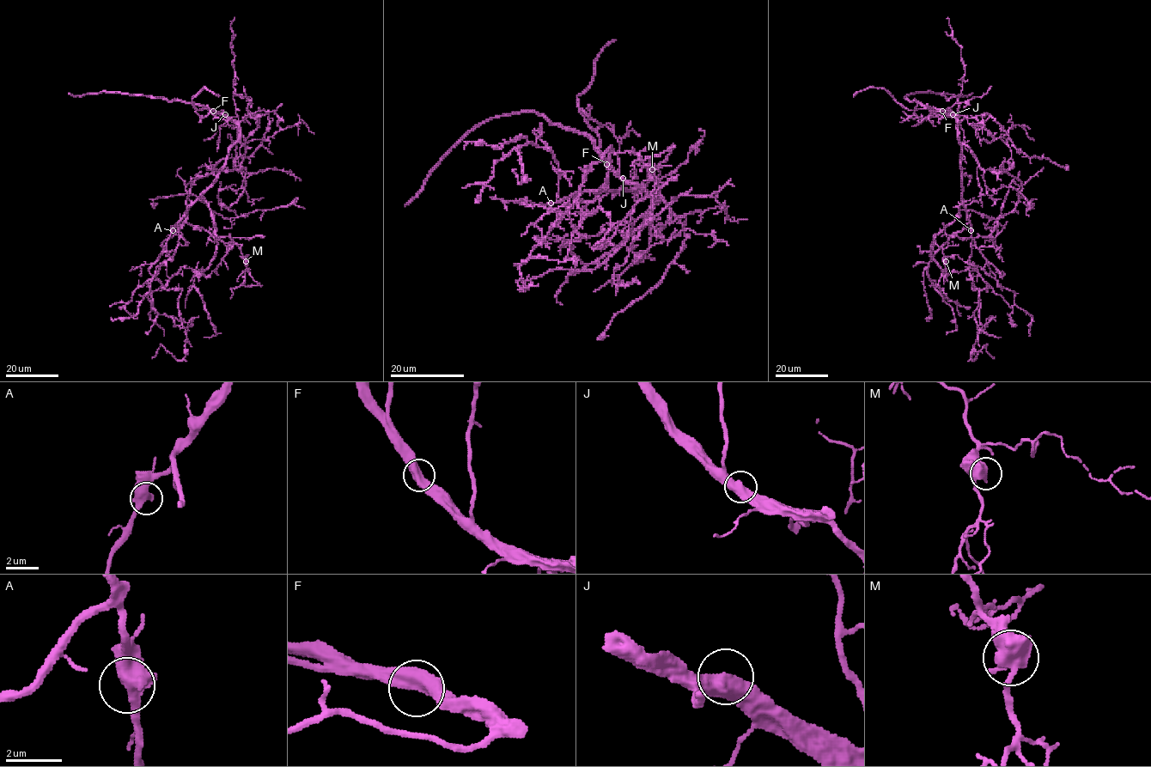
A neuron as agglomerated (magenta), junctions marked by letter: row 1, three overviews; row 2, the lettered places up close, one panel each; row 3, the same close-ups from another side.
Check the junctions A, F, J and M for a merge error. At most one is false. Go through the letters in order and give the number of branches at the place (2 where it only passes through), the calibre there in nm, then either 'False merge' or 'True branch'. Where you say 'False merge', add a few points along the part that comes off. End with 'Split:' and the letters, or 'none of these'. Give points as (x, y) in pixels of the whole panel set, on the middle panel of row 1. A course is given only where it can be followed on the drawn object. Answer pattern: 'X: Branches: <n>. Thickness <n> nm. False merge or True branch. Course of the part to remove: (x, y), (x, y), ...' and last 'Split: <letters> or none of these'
A: Branches: 2. Thickness 600 nm. True branch
F: Branches: 2. Thickness 550 nm. True branch
J: Branches: 2. Thickness 550 nm. True branch
M: Branches: 2. Thickness 550 nm. True branch
Split: none of these

